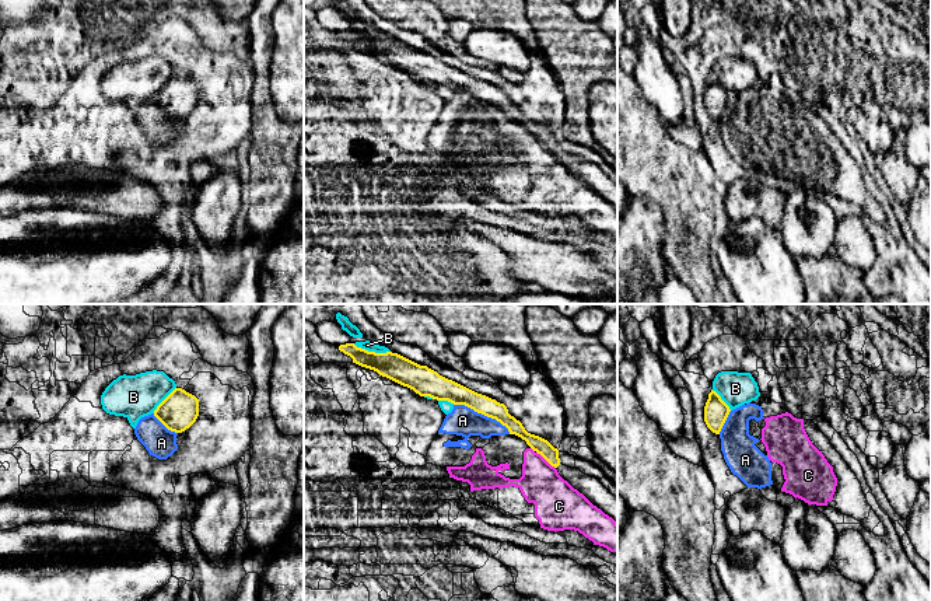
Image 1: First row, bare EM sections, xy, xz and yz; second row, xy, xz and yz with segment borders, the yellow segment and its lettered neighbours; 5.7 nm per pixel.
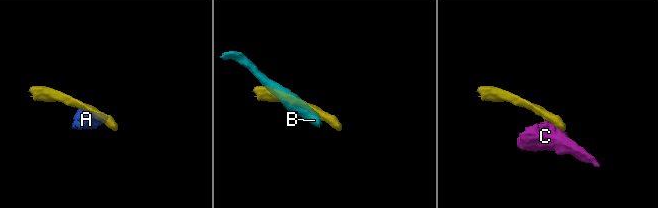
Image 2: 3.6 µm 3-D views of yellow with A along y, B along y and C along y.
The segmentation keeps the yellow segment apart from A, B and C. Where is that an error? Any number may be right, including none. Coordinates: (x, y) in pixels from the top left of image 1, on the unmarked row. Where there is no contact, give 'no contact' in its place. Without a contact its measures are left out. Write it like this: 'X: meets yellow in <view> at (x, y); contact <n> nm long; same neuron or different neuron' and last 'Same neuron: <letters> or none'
A: meets yellow in xz at (483, 100); contact 360 nm long; different neuron
B: meets yellow in xz at (371, 38); contact 220 nm long; same neuron
C: meets yellow in xz at (546, 146); contact 150 nm long; different neuron
Same neuron: B

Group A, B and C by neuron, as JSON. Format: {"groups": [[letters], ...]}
{"groups": [["A", "C"], ["B"]]}

